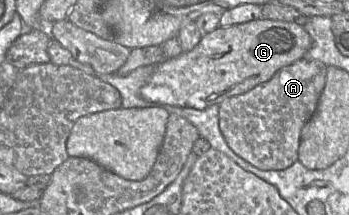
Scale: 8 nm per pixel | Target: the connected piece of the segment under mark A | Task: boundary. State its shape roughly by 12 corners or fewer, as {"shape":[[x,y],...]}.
{"shape":[[301,58],[219,104],[229,147],[261,170],[298,161],[327,66]]}

